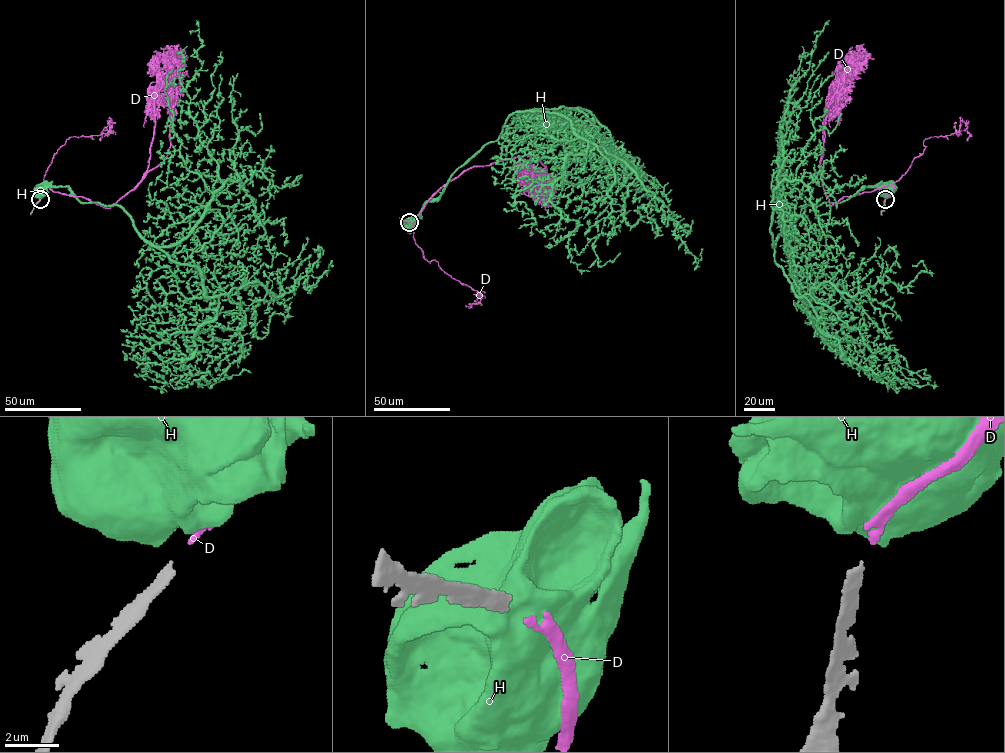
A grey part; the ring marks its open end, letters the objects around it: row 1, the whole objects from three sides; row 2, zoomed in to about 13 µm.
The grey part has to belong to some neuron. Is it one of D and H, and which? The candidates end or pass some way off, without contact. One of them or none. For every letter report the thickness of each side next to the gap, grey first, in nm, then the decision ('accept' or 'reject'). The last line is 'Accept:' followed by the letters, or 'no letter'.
D: 300 nm thick on the grey side, 220 nm on the other; reject
H: 300 nm thick on the grey side, 700 nm on the other; reject
Accept: no letter

